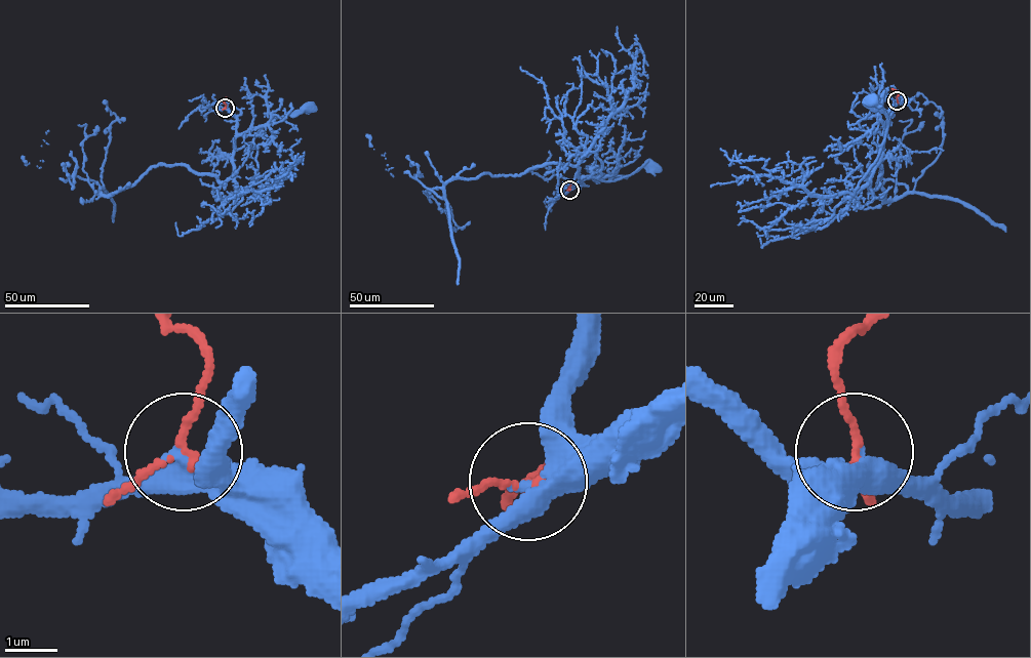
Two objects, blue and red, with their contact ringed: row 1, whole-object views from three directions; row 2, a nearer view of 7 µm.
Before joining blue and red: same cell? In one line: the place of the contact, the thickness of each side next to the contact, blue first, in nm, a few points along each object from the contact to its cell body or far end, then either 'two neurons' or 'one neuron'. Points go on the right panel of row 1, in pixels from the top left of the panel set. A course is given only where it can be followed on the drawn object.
(897, 100) | 420/120 nm | blue via (897, 100), (883, 153), (873, 175), (853, 195), (878, 156), (887, 124), (872, 99) | red via (897, 100), (898, 94), (891, 88) | one neuron

